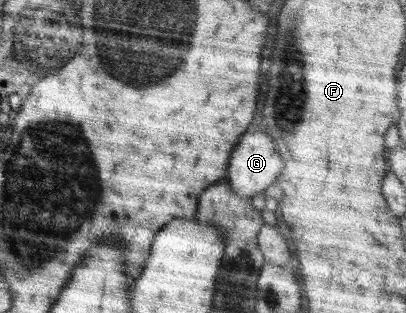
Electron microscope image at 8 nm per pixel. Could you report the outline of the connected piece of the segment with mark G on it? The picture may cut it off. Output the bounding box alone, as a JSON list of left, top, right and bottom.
[225,131,284,198]

